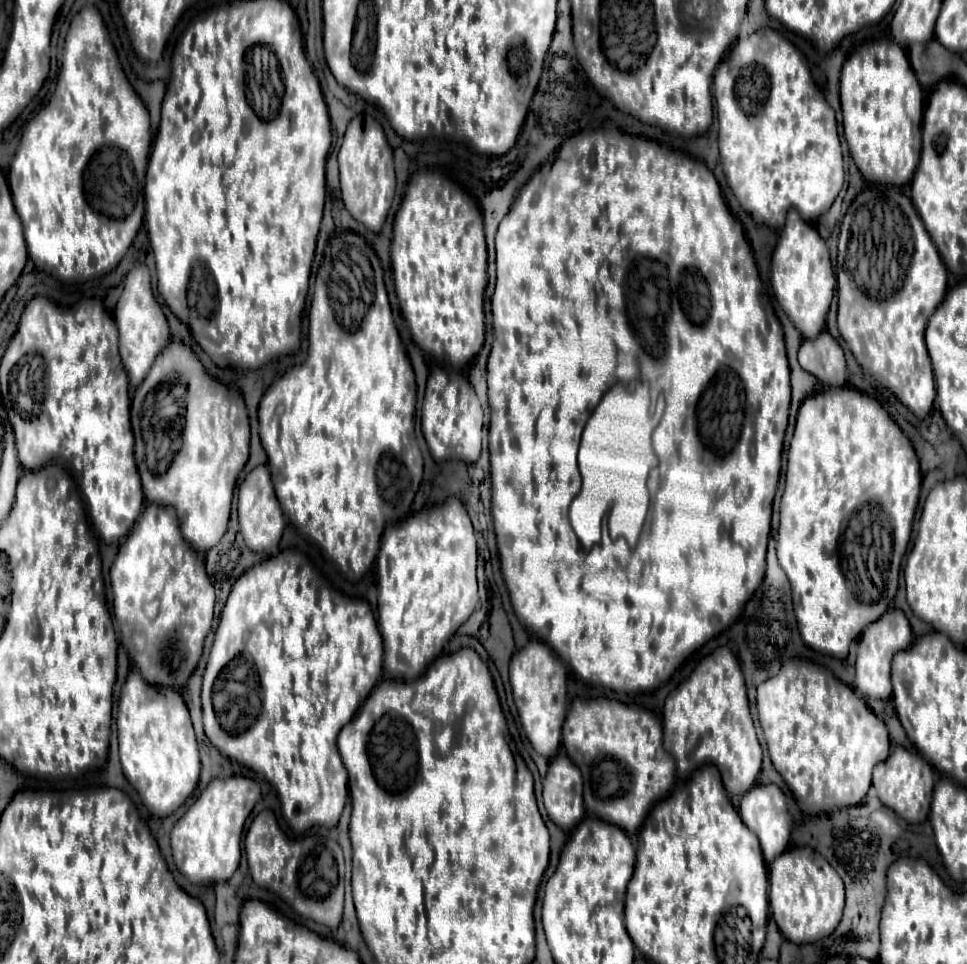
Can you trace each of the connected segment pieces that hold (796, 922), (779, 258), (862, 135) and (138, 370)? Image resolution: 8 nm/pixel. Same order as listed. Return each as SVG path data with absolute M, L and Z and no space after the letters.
M811 847L791 849L769 865L769 907L779 931L793 943L817 943L829 937L843 917L845 891L841 877Z
M789 211L773 251L771 287L777 303L803 335L803 339L815 339L825 325L825 317L835 291L835 275L829 263L827 243L809 223L801 223L801 219L797 219L797 211Z
M893 41L859 47L841 71L843 135L851 157L869 183L905 187L919 165L923 91L909 67L907 53Z
M137 263L125 277L125 287L123 287L123 293L115 307L115 323L119 327L119 351L121 351L125 371L129 375L129 383L131 383L131 387L139 387L145 381L157 355L171 341L167 319L151 291L149 271L141 263Z

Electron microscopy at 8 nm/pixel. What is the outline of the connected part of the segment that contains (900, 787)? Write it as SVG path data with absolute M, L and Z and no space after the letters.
M893 747L887 761L879 763L873 771L873 787L877 789L879 801L903 817L907 823L923 823L929 815L931 793L933 793L935 775L929 763L921 759L921 755L907 751L903 747Z

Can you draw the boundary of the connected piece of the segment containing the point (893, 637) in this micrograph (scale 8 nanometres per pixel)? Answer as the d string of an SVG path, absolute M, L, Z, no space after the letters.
M889 609L877 623L871 623L857 647L857 663L855 663L855 691L863 697L871 699L889 699L891 697L891 659L895 653L907 649L913 641L911 627L903 611Z

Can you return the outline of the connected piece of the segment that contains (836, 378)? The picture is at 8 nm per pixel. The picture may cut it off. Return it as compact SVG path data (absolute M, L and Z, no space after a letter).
M823 331L817 337L817 343L803 343L799 349L799 365L815 375L823 385L829 387L843 387L847 379L845 355L841 345Z

